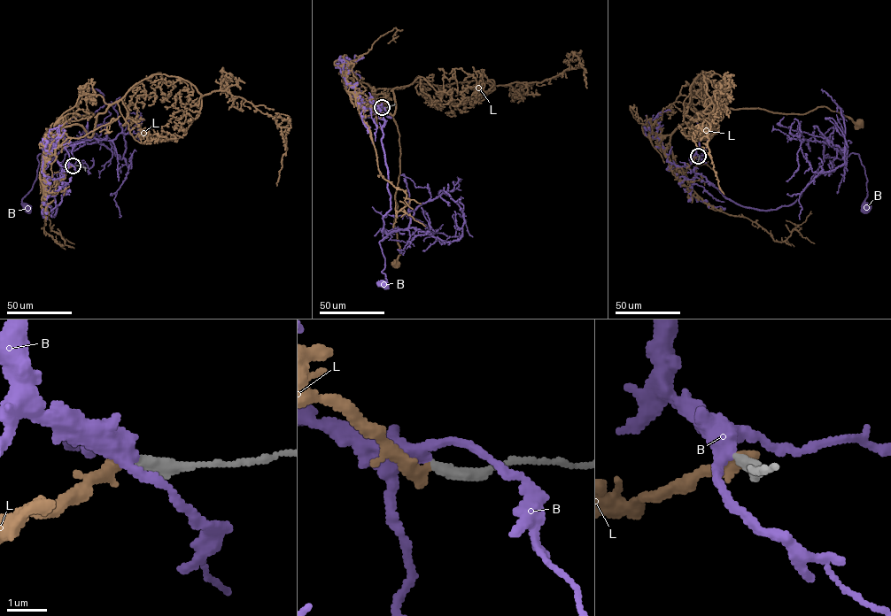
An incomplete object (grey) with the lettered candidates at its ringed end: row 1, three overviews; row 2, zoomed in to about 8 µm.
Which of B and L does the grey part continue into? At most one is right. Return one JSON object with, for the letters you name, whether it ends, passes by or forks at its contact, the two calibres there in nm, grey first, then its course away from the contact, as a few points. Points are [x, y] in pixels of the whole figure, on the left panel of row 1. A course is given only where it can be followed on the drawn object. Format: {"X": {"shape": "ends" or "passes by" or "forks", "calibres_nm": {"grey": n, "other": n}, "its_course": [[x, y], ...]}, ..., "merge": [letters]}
{"L": {"shape": "ends", "calibres_nm": {"grey": 340, "other": 400}, "its_course": [[73, 165], [42, 199], [43, 145], [63, 125], [94, 114], [75, 116], [70, 106], [59, 121]]}, "merge": ["L"]}

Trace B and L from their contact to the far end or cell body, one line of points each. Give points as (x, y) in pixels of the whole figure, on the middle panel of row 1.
B: (382, 107), (370, 102), (384, 122), (391, 196), (382, 231), (390, 234), (379, 242), (383, 284)
L: (382, 107), (359, 107), (344, 85), (360, 102), (385, 109), (397, 125), (396, 264)

